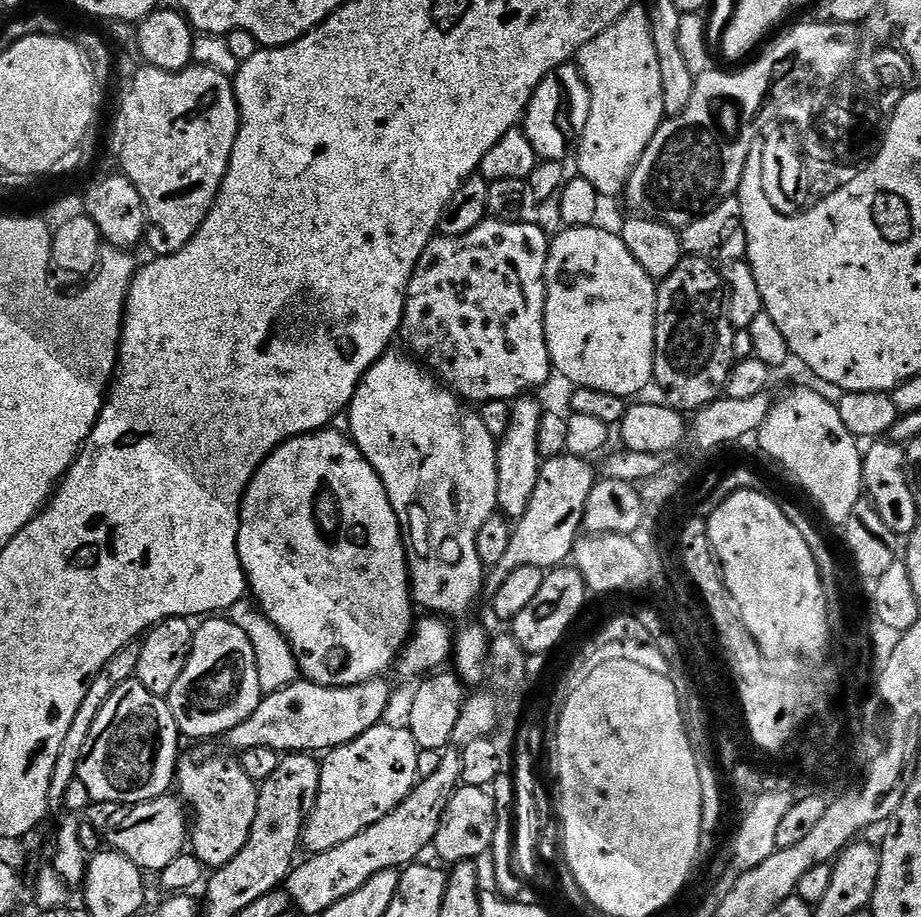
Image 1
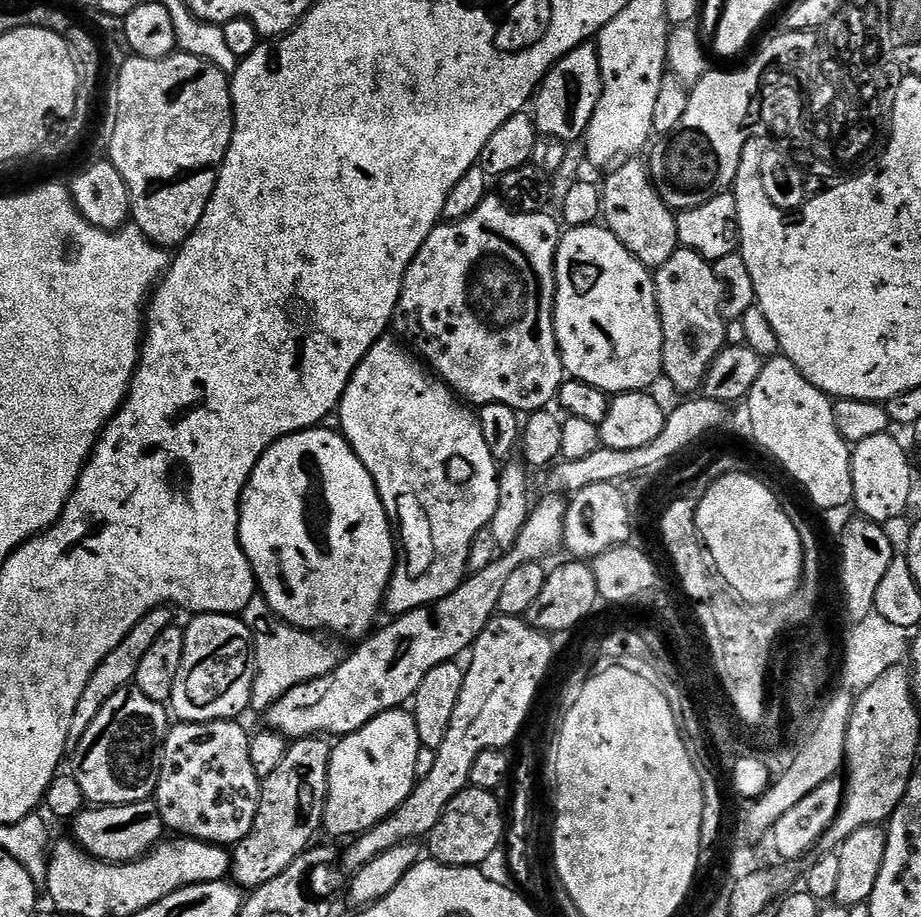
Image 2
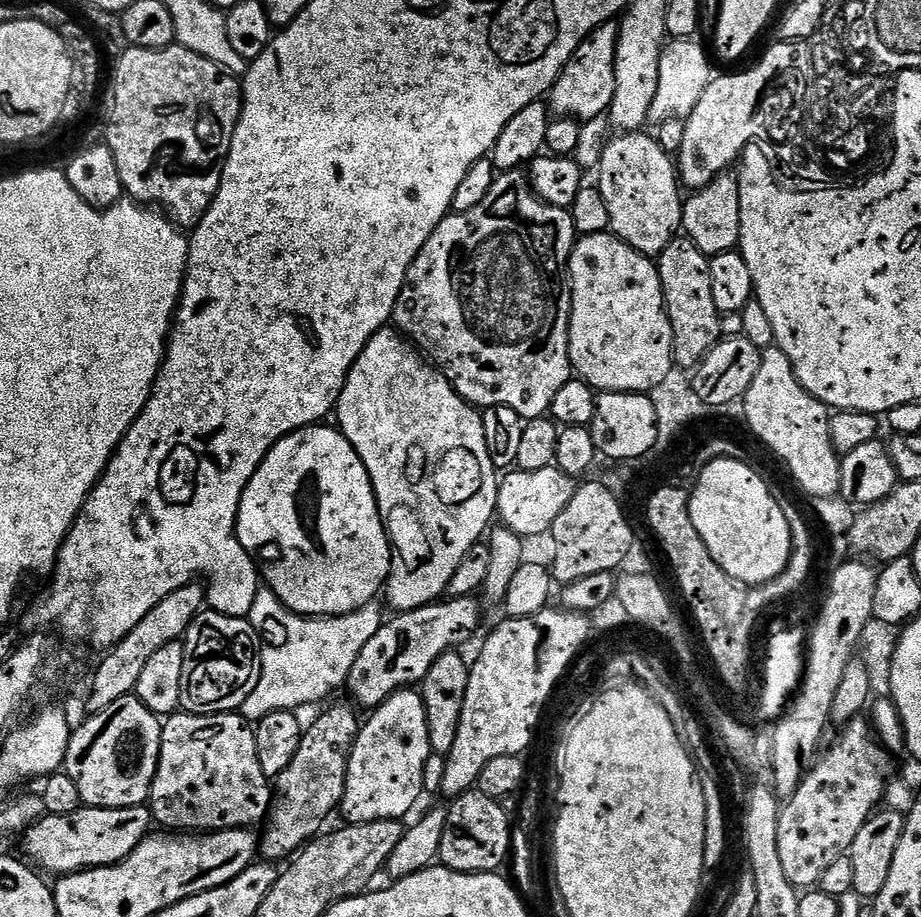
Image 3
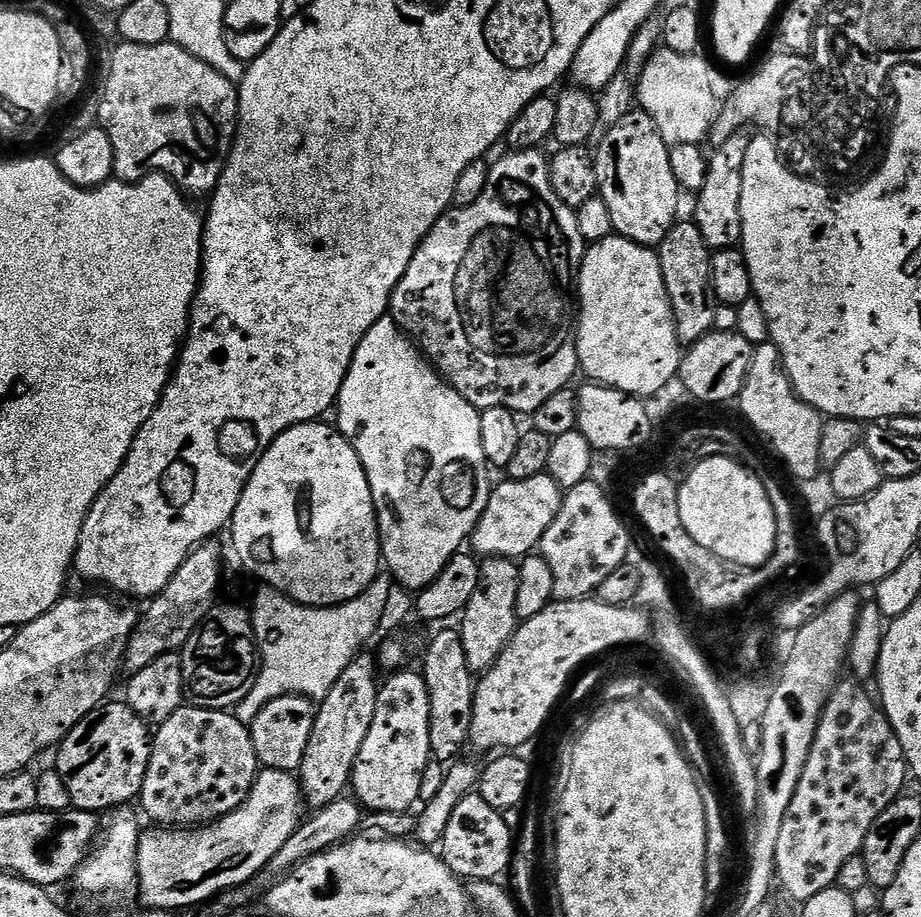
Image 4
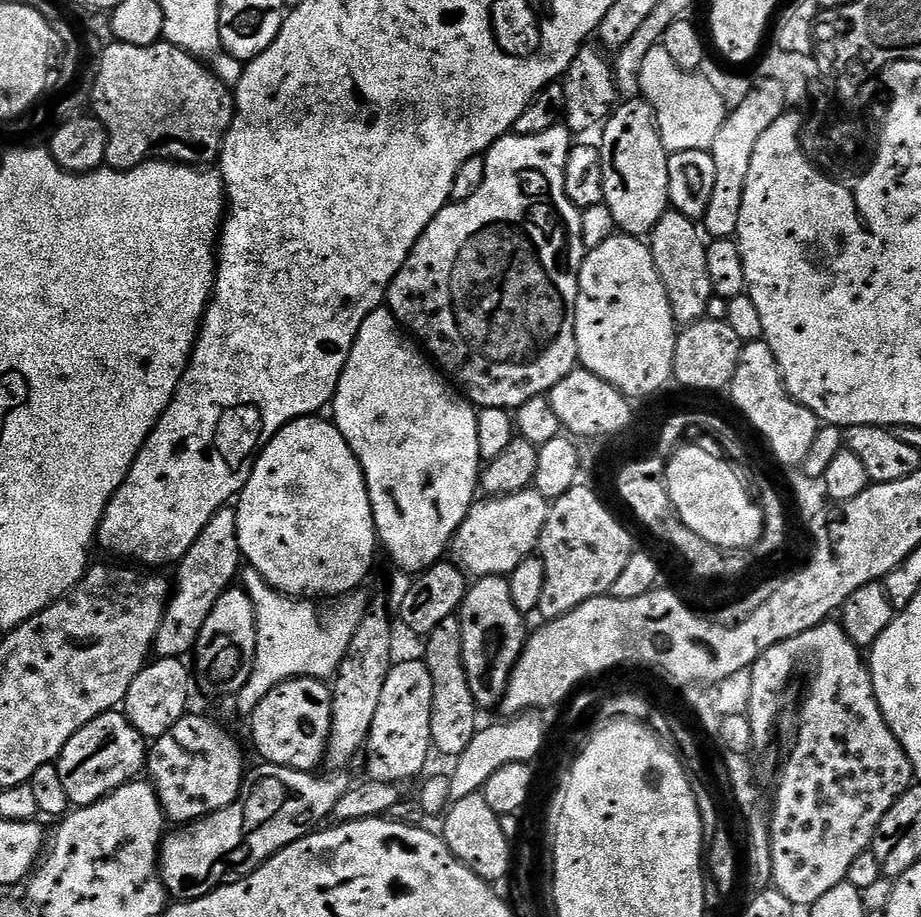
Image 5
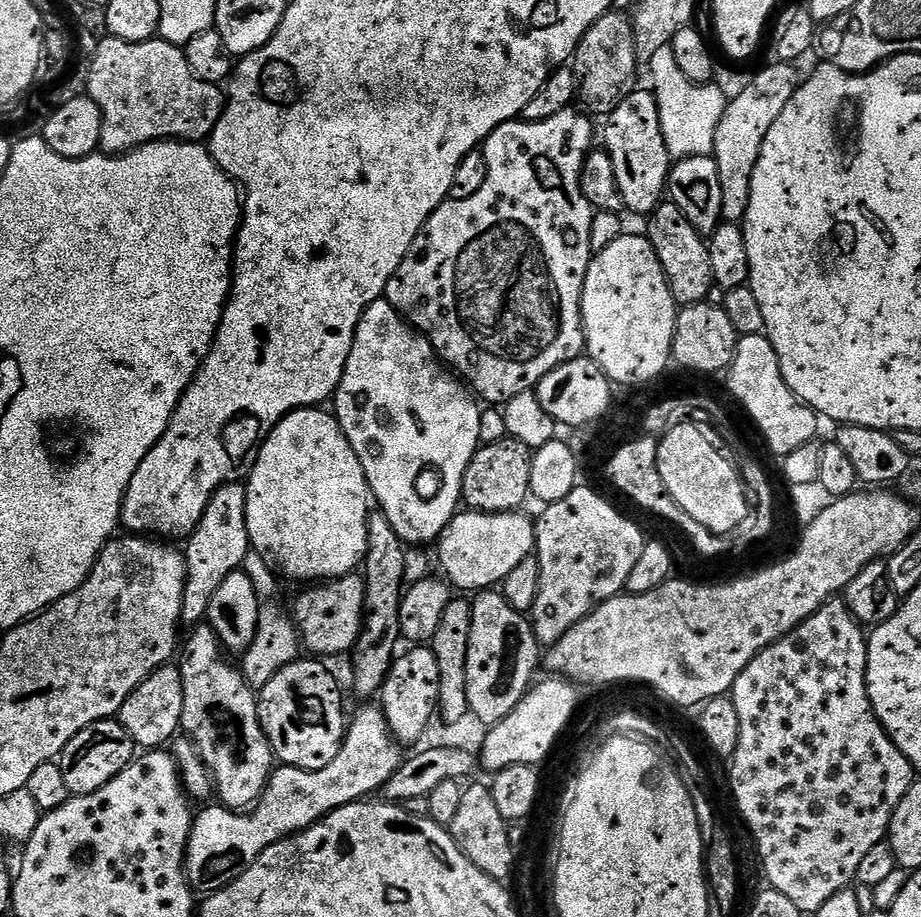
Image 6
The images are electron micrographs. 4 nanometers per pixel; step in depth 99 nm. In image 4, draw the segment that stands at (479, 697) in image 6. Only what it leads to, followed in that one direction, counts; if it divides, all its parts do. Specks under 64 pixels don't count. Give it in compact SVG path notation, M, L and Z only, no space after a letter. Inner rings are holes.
M489 556L481 563L478 586L458 620L458 631L466 650L466 662L474 674L483 674L492 668L516 632L519 573L519 563L506 556Z

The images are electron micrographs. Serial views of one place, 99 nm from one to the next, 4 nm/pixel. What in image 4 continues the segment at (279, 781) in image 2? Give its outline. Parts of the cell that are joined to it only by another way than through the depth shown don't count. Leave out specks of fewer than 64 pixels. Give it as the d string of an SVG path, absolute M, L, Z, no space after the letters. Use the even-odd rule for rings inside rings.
M368 650L361 651L350 662L350 666L342 670L342 678L334 682L330 694L319 701L314 730L310 734L304 761L298 770L300 788L309 809L319 810L330 806L330 802L340 799L349 791L358 750L362 750L362 742L366 734L370 734L374 710L378 706L380 690L376 672L378 673L377 657L373 653L371 656Z

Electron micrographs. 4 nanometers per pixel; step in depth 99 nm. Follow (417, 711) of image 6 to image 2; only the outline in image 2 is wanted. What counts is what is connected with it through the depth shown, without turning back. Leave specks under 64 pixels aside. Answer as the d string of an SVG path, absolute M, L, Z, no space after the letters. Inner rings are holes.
M403 707L391 708L389 712L378 714L358 731L339 737L332 744L330 782L328 783L323 831L325 833L328 831L332 836L355 838L361 832L369 832L373 826L381 824L390 814L397 812L417 786L416 767L421 747L416 719L413 718L411 711Z

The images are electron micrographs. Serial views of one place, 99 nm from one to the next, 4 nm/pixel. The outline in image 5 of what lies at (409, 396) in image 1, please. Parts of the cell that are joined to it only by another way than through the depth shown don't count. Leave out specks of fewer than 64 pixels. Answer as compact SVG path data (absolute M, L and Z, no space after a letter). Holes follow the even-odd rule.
M387 306L374 309L366 318L366 322L362 322L362 326L358 330L358 338L350 350L350 358L340 375L336 395L332 397L330 416L338 431L342 434L342 438L346 438L350 450L354 450L358 462L364 468L364 477L368 483L368 493L370 494L370 506L376 523L376 535L383 551L384 548L388 551L388 556L397 564L395 565L397 569L409 574L419 574L425 568L430 567L431 564L439 564L445 559L458 526L462 526L466 514L478 499L482 461L478 450L477 409L459 391L454 390L453 385L434 367L433 361L401 331L401 328L400 321L392 313L391 308Z

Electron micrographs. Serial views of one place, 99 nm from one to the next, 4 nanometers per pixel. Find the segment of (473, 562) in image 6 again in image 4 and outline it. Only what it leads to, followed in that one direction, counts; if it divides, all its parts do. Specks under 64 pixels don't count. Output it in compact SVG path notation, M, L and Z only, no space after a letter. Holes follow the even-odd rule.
M547 474L521 480L505 479L503 483L497 483L493 487L486 510L470 537L470 548L473 553L484 558L523 558L539 545L550 522L554 522L560 509L562 489Z

